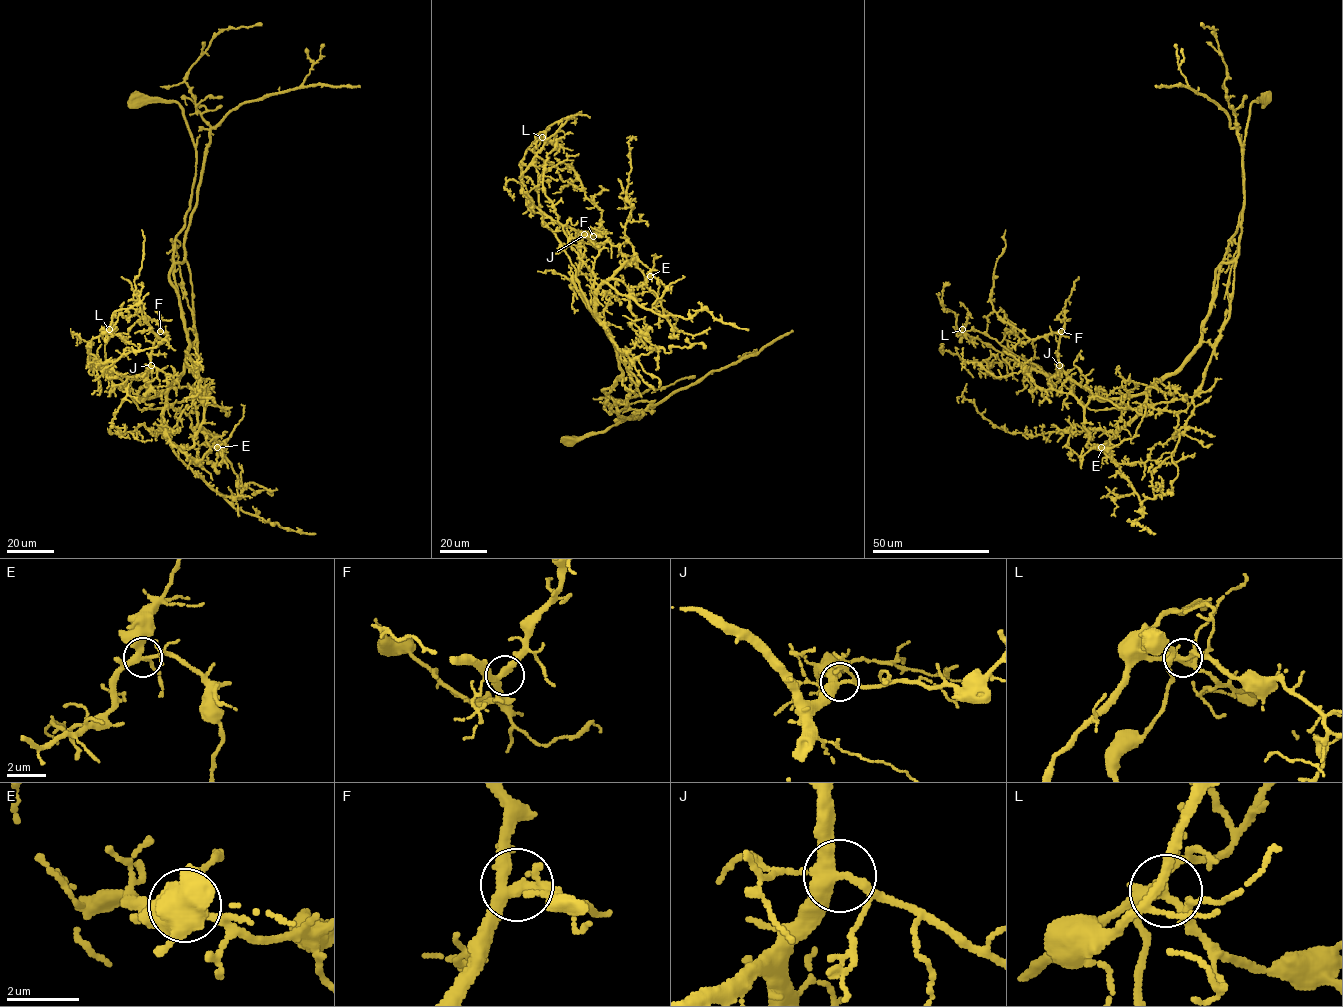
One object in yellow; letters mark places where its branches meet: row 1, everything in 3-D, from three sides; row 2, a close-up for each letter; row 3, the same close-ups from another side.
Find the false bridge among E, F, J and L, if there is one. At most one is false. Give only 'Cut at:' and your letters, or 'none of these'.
Cut at: none of these

